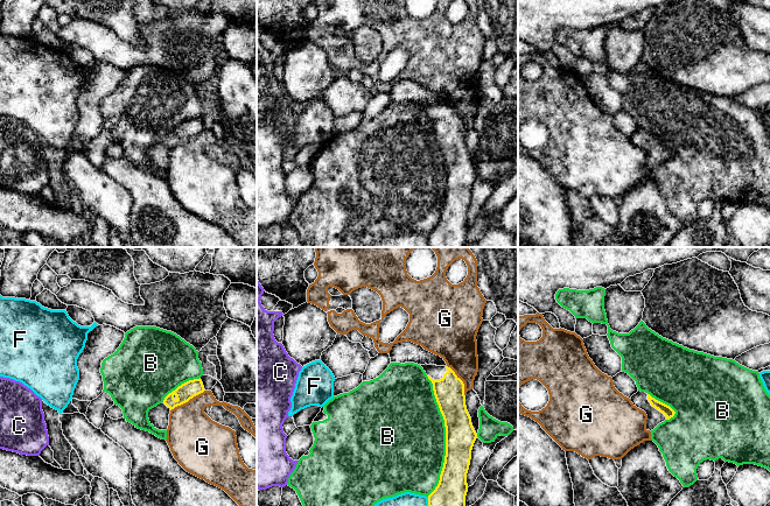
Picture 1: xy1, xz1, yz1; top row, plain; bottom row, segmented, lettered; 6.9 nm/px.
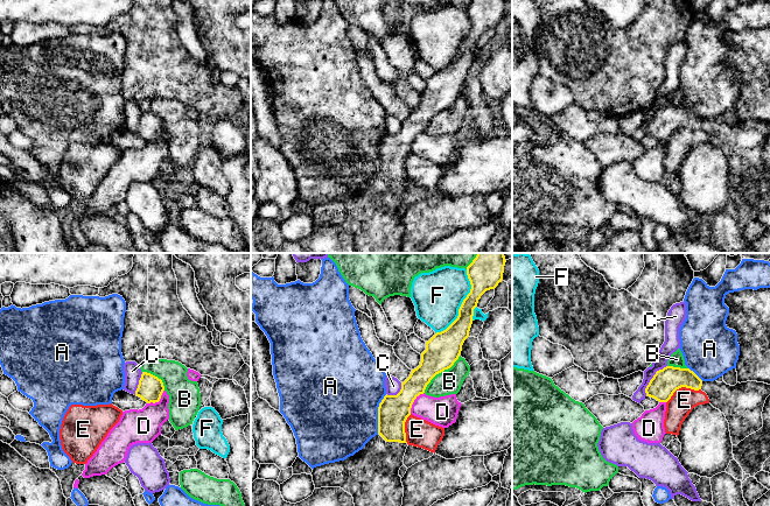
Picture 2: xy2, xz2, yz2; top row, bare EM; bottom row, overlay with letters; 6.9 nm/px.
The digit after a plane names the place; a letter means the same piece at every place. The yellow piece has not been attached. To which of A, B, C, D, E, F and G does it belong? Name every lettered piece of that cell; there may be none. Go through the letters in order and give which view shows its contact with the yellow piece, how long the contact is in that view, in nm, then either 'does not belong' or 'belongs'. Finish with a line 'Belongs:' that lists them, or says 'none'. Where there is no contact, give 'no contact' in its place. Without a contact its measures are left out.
A: xz2 | 280 nm | does not belong
B: xz1 | 850 nm | does not belong
C: yz2 | 260 nm | does not belong
D: xz2 | 180 nm | does not belong
E: yz2 | 260 nm | does not belong
F: xz2 | 500 nm | does not belong
G: xy1 | 280 nm | does not belong
Belongs: none

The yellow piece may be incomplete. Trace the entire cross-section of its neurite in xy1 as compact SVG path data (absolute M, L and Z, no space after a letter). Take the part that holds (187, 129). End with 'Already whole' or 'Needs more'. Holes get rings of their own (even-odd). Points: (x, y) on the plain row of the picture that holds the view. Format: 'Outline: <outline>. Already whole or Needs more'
Outline: M201 117L182 122L175 129L169 132L162 142L149 148L148 157L150 163L159 169L167 169L169 164L170 149L188 141L190 138L203 132L204 129L205 128Z. Needs more

